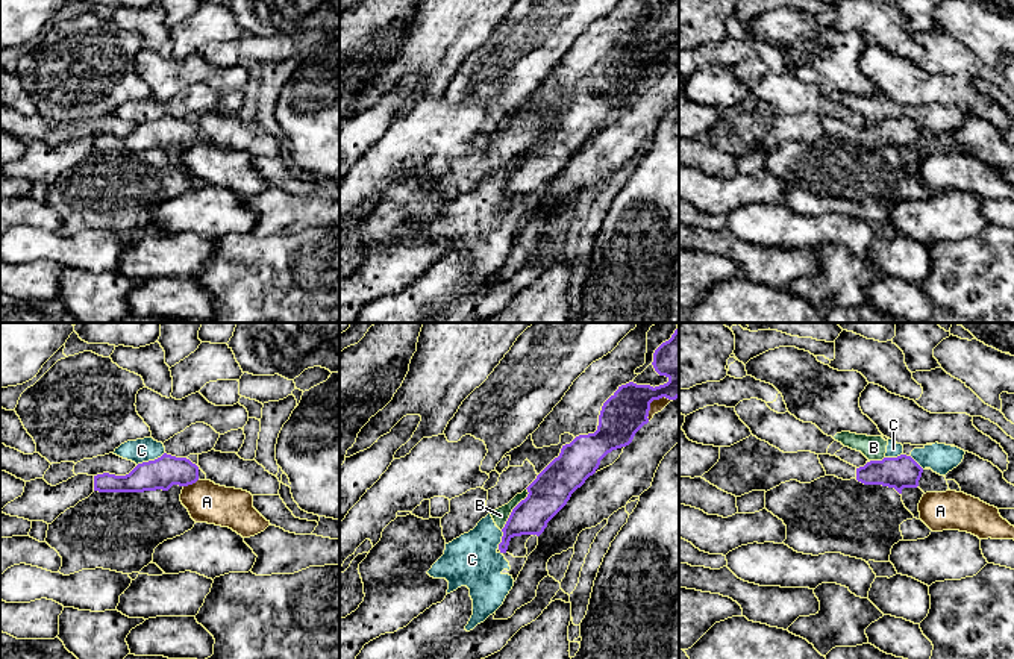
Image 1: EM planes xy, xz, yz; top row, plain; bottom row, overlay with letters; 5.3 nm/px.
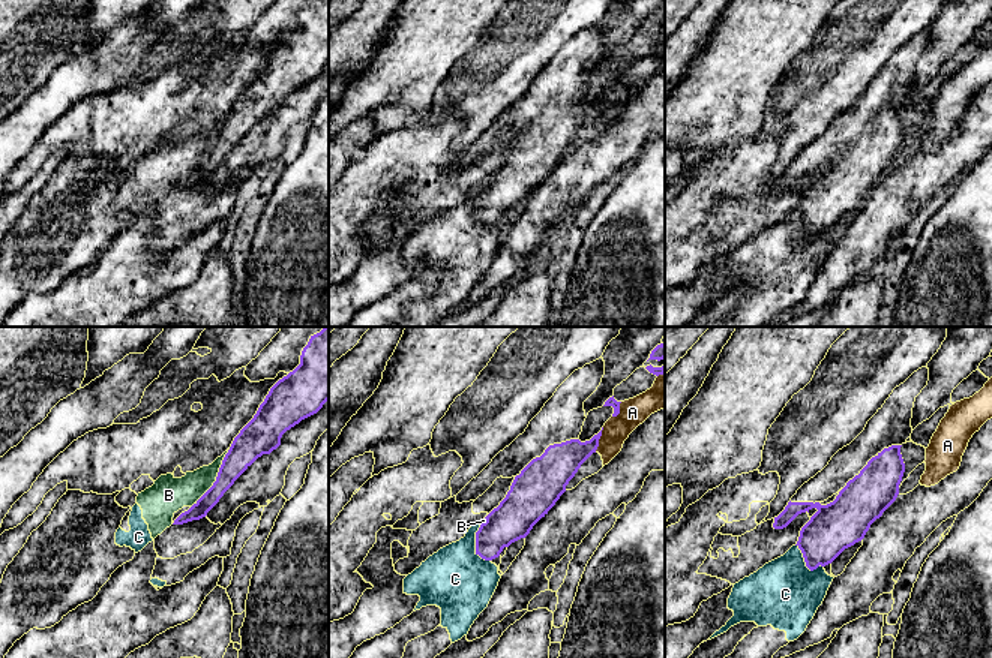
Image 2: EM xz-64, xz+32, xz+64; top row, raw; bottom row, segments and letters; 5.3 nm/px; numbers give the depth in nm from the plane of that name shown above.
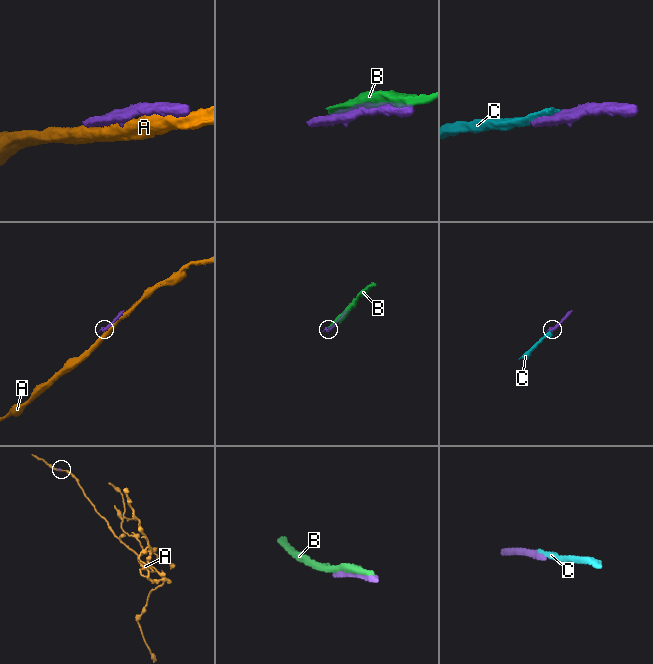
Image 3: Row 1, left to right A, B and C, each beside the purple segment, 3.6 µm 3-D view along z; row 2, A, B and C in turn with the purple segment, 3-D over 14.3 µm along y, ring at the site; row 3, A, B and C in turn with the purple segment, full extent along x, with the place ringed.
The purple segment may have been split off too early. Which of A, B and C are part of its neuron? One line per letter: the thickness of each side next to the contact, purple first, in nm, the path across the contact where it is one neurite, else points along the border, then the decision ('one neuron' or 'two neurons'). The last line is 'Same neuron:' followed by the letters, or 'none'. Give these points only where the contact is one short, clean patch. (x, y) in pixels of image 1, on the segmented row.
A: 170 nm thick on the purple side, 220 nm on the other; two neurons
B: 220 nm thick on the purple side, 90 nm on the other; two neurons
C: 170 nm thick on the purple side, 130 nm on the other; border along xy (164, 452), (137, 465); two neurons
Same neuron: none

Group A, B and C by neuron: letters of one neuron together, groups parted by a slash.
A / B C

